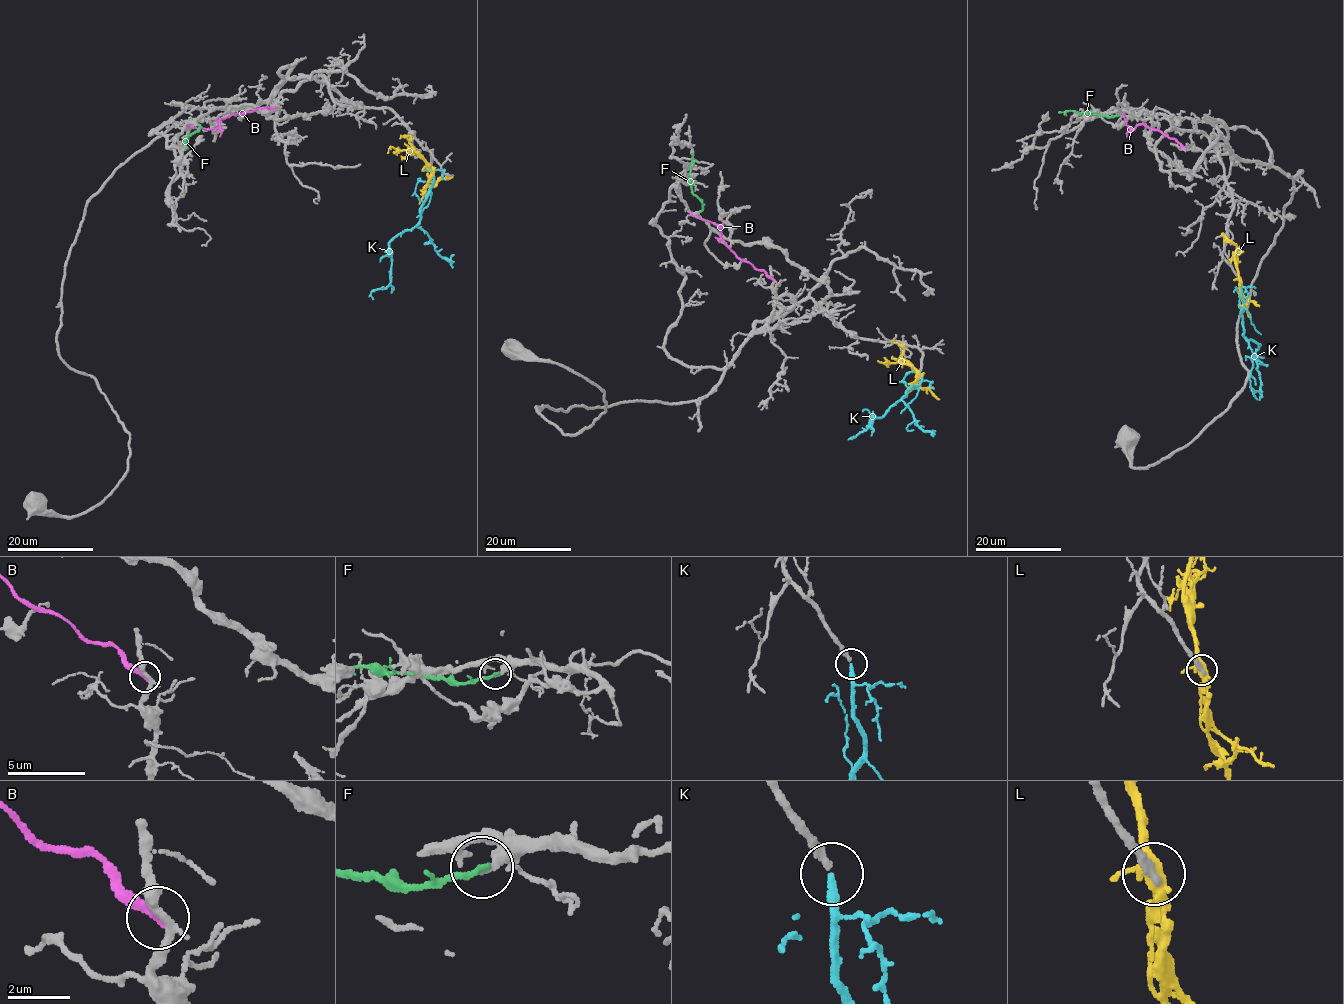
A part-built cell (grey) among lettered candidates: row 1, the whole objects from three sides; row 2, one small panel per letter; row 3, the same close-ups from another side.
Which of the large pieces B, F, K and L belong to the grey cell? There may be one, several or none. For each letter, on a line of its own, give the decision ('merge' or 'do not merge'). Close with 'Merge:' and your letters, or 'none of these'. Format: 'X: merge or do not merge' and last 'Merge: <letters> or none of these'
B: do not merge
F: do not merge
K: merge
L: do not merge
Merge: K

